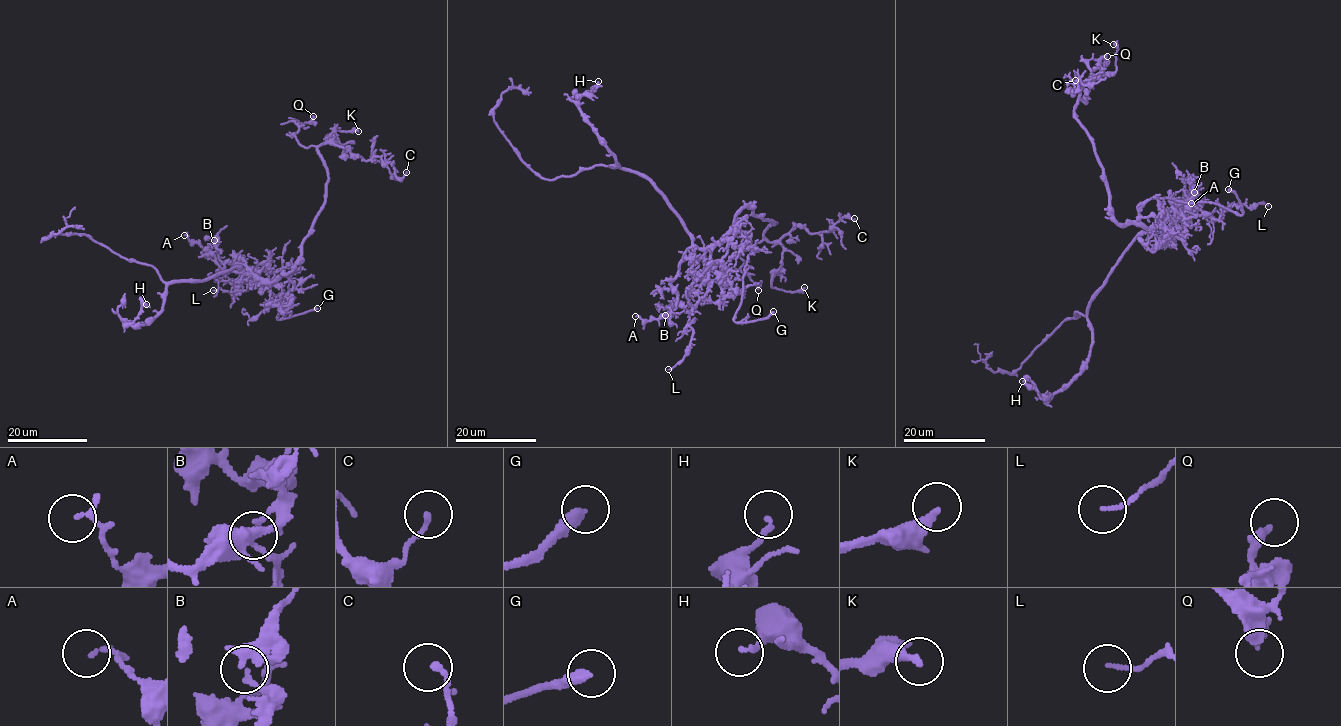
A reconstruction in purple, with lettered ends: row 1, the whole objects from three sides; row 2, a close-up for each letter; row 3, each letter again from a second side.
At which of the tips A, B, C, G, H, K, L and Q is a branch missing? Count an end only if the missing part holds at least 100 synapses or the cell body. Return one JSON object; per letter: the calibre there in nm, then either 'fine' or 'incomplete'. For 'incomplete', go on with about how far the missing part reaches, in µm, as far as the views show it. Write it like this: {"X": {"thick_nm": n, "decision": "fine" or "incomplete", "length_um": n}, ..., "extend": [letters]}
{"A": {"thick_nm": 140, "decision": "fine"}, "B": {"thick_nm": 120, "decision": "fine"}, "C": {"thick_nm": 150, "decision": "fine"}, "G": {"thick_nm": 360, "decision": "incomplete", "length_um": 40}, "H": {"thick_nm": 160, "decision": "fine"}, "K": {"thick_nm": 320, "decision": "fine"}, "L": {"thick_nm": 110, "decision": "fine"}, "Q": {"thick_nm": 240, "decision": "fine"}, "extend": ["G"]}

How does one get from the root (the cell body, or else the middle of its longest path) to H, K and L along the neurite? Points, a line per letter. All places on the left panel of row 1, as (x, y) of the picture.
H: (240, 270), (239, 266), (199, 280), (172, 282), (157, 317), (126, 323), (132, 323), (143, 302), (146, 304)
K: (240, 270), (266, 282), (292, 270), (325, 200), (317, 147), (337, 145), (325, 141), (337, 130), (358, 131)
L: (240, 270), (249, 274), (255, 269), (238, 289), (233, 285), (238, 284), (234, 294), (213, 290)

